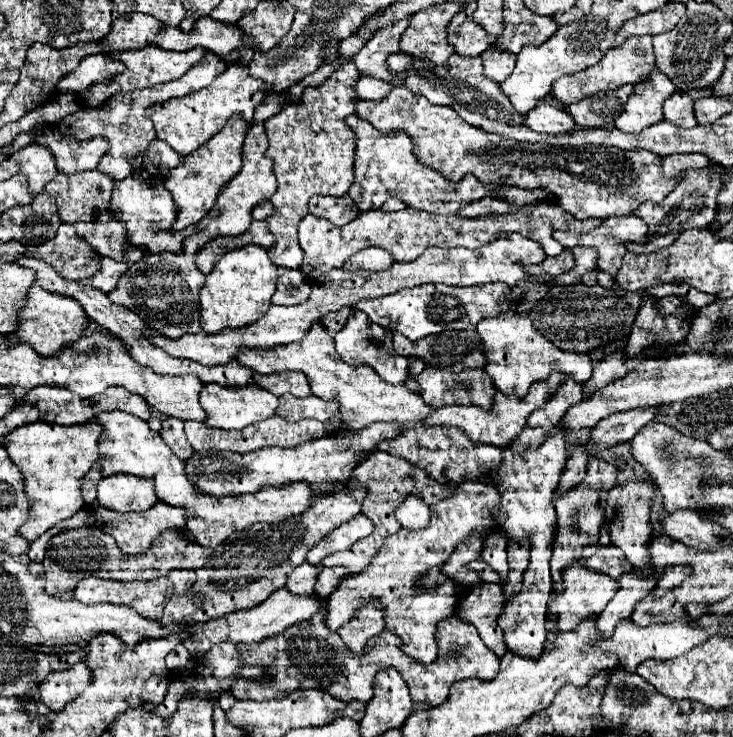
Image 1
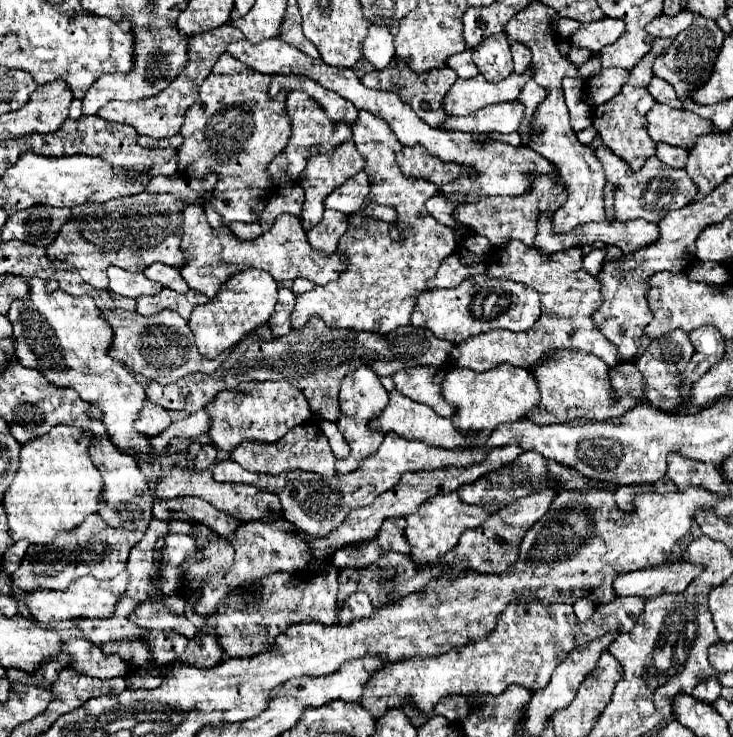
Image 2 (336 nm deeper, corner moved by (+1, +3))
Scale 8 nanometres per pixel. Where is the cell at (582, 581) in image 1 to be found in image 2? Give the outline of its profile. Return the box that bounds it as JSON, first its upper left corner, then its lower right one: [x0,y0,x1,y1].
[615,560,703,598]

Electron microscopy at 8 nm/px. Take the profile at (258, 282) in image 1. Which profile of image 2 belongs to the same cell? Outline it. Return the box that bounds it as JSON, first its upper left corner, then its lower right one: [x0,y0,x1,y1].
[189,268,277,360]

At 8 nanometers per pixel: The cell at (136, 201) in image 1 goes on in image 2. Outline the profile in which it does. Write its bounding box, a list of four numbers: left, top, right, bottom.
[179,204,347,298]

